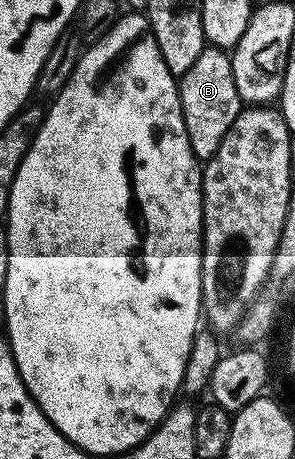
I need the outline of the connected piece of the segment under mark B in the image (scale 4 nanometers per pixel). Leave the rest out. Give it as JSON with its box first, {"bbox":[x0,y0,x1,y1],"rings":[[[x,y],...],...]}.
{"bbox":[178,47,241,162],"rings":[[[204,47],[201,58],[189,66],[187,73],[178,81],[179,101],[185,118],[185,130],[193,154],[201,162],[210,160],[221,146],[221,138],[233,126],[237,114],[241,111],[241,101],[237,86],[233,82],[231,57],[222,48]]]}

